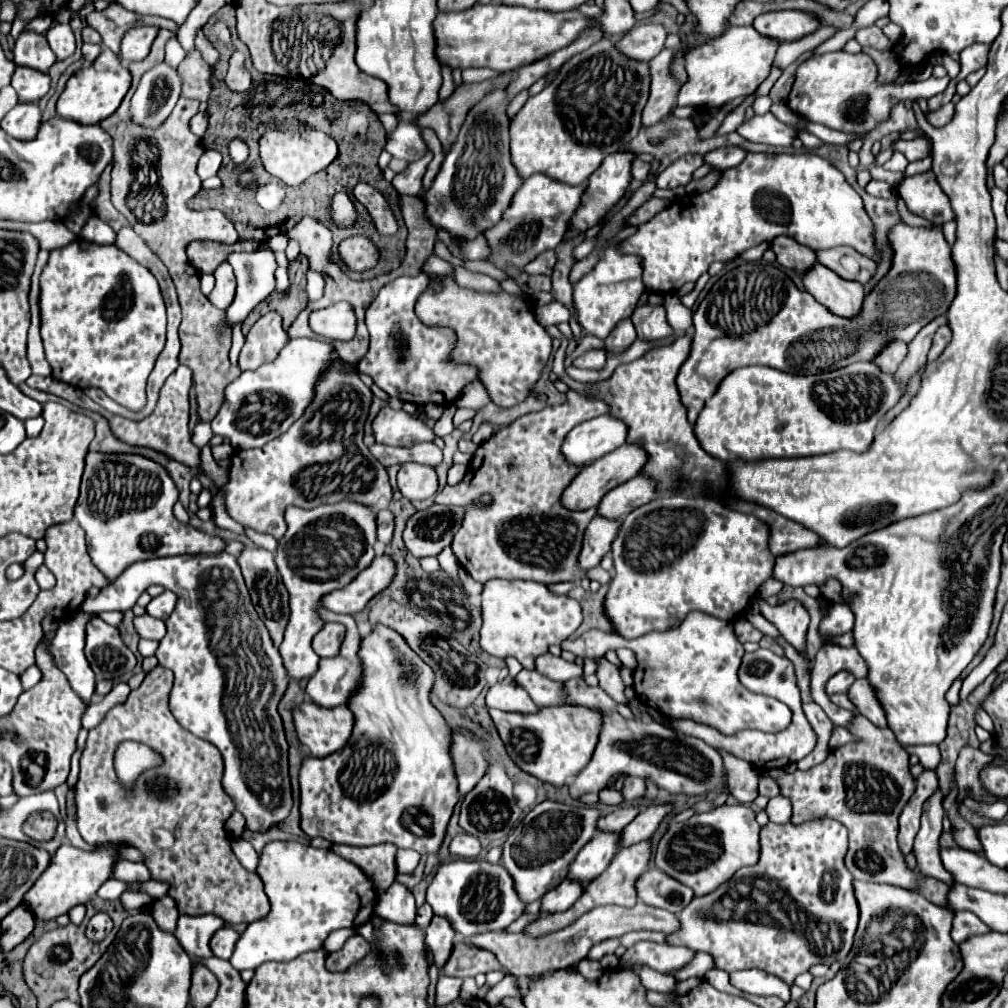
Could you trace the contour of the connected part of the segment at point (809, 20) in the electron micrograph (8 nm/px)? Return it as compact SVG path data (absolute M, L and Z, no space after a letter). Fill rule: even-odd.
M775 11L759 15L753 21L753 27L765 37L771 37L779 43L789 43L813 33L819 23L815 17L801 11Z

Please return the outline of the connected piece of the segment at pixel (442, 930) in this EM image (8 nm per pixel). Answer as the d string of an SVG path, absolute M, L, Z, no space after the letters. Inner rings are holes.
M433 917L431 925L425 929L425 943L433 955L433 963L437 965L437 969L441 971L443 965L447 963L451 949L453 949L453 939L455 939L455 931L449 925L447 919L443 917Z

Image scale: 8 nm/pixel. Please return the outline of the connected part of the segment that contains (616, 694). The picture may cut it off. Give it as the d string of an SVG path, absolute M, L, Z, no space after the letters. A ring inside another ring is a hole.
M595 657L595 663L597 663L597 679L599 679L599 687L603 691L607 691L617 703L627 703L627 697L623 695L623 681L621 681L621 675L619 675L619 669L609 663L605 657Z

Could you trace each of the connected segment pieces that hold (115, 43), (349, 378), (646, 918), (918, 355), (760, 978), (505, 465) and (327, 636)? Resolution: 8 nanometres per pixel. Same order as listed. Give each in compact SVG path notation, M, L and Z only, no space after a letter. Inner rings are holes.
M111 3L107 9L103 11L93 11L87 15L87 23L99 31L101 39L103 39L103 47L119 53L119 45L123 35L131 29L131 27L139 27L143 25L143 15L137 15L129 9L125 9L121 3Z
M341 359L341 363L335 363L329 367L315 385L315 395L301 419L297 419L287 433L279 435L277 439L269 441L263 445L263 449L241 449L235 451L229 467L229 481L221 487L225 493L225 511L229 517L233 517L237 523L243 527L249 527L257 533L269 533L275 539L281 539L283 533L287 531L287 521L285 521L285 509L289 505L301 507L301 509L311 509L323 503L337 503L343 499L375 507L383 497L385 501L393 499L393 489L389 483L387 469L373 459L371 451L363 445L363 428L369 413L369 408L373 394L368 386L359 379L359 369L357 365L347 365ZM343 385L351 386L353 391L357 391L361 397L361 415L357 420L360 423L357 433L355 433L355 445L359 449L359 459L351 457L347 463L341 463L339 459L343 457L343 447L339 455L329 455L325 452L325 441L312 444L303 441L303 424L310 421L316 411L329 400L336 398Z
M639 901L635 907L597 907L583 915L579 921L575 921L571 927L565 927L563 931L557 931L555 935L545 935L543 939L527 939L527 935L521 933L483 933L475 935L471 941L477 943L477 947L483 947L487 951L493 951L499 959L499 963L513 975L537 975L537 973L549 973L557 969L565 969L579 959L585 959L589 949L595 943L601 943L611 937L619 937L627 931L635 929L651 929L651 931L663 931L663 933L675 933L679 931L679 917L671 911L661 911L655 907L647 907L643 901Z
M939 315L935 317L931 323L927 323L919 335L913 339L913 343L909 343L909 355L907 355L907 363L903 363L903 367L899 367L897 375L899 375L899 381L907 387L907 381L909 377L925 363L927 359L927 351L931 347L931 341L933 341L933 335L937 331L937 327L941 325L947 325L947 315Z
M745 969L731 973L731 985L751 995L777 995L784 1002L789 1002L789 985L785 985L779 977L769 975L759 969Z
M569 391L565 405L527 413L509 427L493 433L475 451L463 481L453 487L447 485L435 495L435 504L465 509L461 529L451 547L475 581L525 579L549 585L583 579L587 575L579 571L575 563L583 531L595 517L595 509L567 511L559 505L563 487L581 471L563 459L561 443L577 421L581 423L603 413L607 413L603 401L583 399L575 395L575 391ZM483 495L489 495L491 503L473 505Z
M327 623L313 639L313 651L319 657L335 657L345 637L345 627L341 623Z

